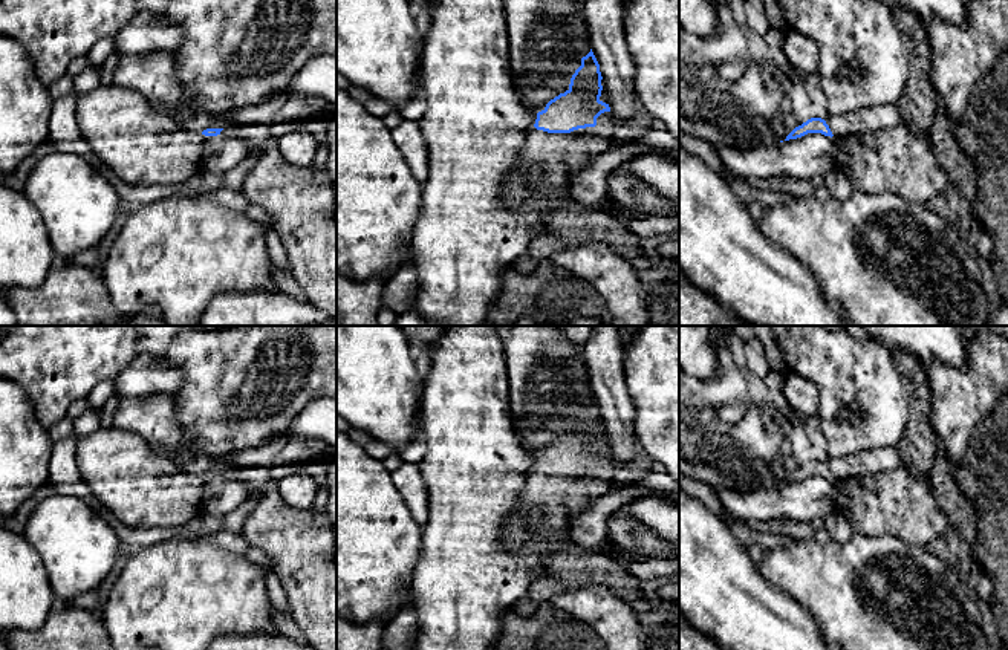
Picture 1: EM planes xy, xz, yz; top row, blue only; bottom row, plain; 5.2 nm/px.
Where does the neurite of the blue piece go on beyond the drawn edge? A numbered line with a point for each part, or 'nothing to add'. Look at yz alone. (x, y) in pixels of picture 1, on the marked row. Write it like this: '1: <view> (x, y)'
1: yz (857, 123)

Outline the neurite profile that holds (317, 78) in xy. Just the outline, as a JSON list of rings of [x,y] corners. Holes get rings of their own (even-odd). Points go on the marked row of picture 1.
[[[317,55],[298,70],[288,93],[301,93],[321,98],[337,109],[337,55]]]

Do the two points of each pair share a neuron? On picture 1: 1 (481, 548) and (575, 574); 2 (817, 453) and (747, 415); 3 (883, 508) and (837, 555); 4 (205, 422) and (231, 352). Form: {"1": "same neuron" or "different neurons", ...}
{"1": "different neurons", "2": "same neuron", "3": "different neurons", "4": "same neuron"}

